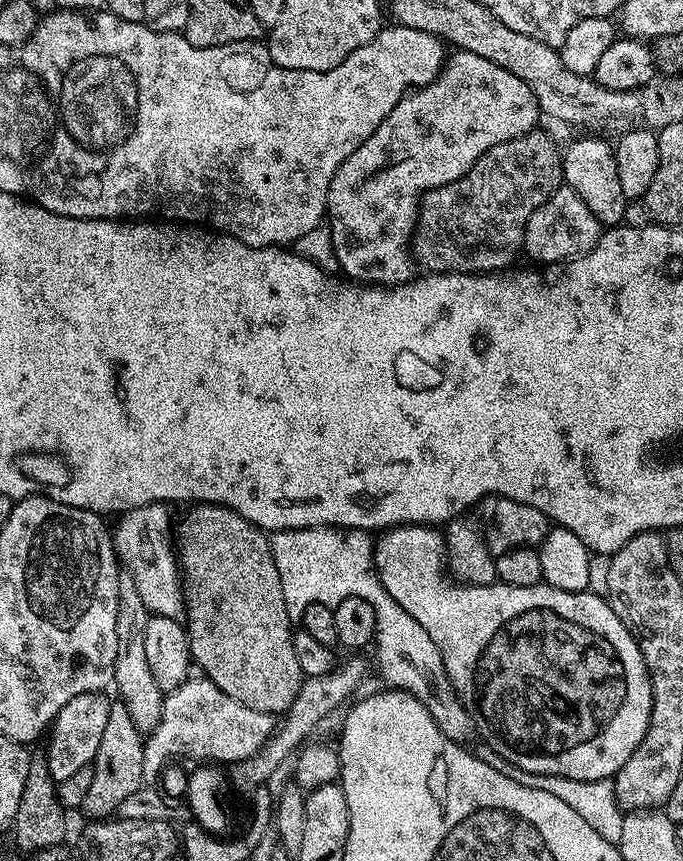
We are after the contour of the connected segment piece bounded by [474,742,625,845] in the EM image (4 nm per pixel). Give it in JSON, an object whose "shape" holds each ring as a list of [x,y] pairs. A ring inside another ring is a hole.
{"shape":[[[479,743],[475,747],[475,754],[486,766],[491,766],[498,774],[503,774],[506,778],[514,778],[514,782],[519,782],[522,786],[530,786],[534,790],[546,790],[546,794],[554,794],[570,806],[570,810],[575,810],[591,828],[598,830],[606,842],[619,845],[622,838],[622,822],[625,813],[620,804],[616,801],[616,786],[611,779],[606,780],[575,780],[574,778],[562,778],[561,776],[543,776],[542,774],[530,774],[510,762],[506,762],[500,754],[491,750],[488,744]]]}

